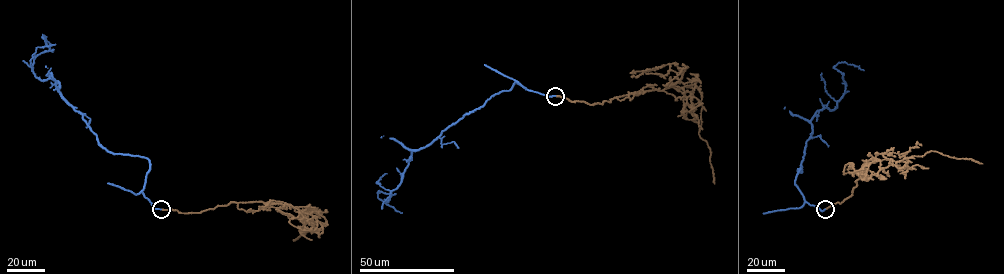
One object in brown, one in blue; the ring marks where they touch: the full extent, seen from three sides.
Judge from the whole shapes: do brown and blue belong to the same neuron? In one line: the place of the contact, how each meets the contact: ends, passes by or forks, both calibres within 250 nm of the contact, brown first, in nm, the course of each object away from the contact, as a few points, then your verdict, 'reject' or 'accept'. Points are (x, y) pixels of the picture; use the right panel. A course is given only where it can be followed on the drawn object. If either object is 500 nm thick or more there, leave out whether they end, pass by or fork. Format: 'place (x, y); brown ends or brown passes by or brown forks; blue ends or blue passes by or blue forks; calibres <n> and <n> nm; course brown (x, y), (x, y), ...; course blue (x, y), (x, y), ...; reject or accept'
place (825, 209); brown ends; blue ends; calibres 280 and 260 nm; course brown (825, 209), (852, 195), (862, 166), (876, 154), (883, 153), (886, 157), (900, 161), (936, 151), (982, 163); course blue (825, 209), (805, 201), (797, 171), (811, 119), (834, 110), (844, 92), (835, 65), (863, 70); accept

